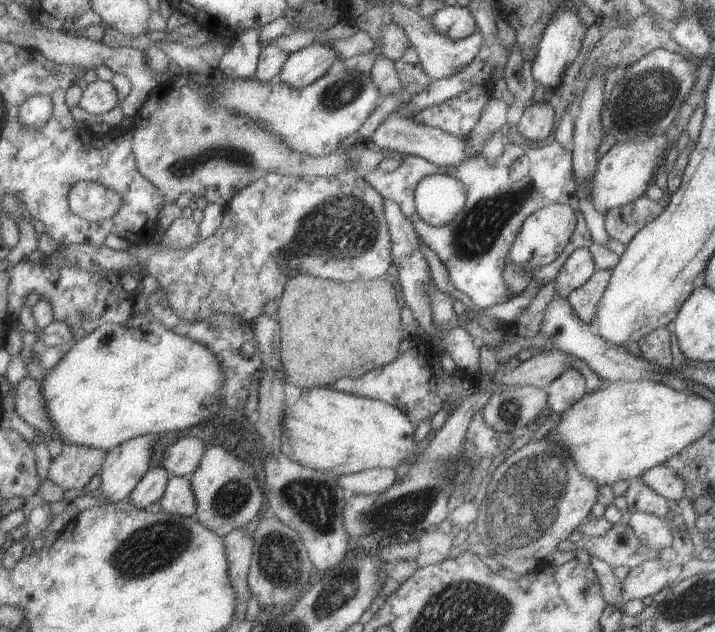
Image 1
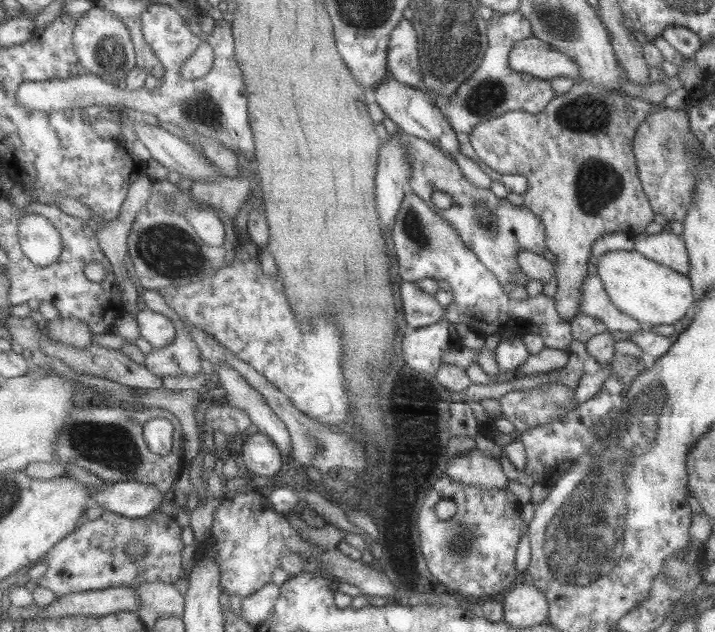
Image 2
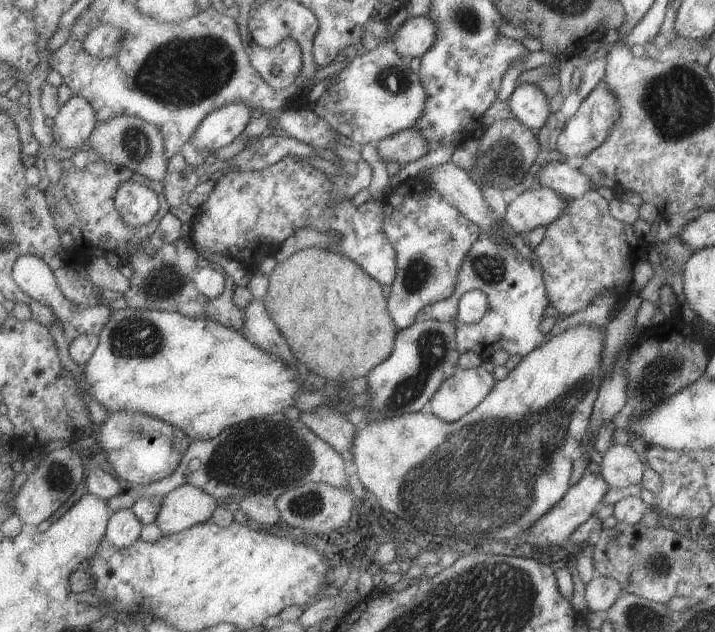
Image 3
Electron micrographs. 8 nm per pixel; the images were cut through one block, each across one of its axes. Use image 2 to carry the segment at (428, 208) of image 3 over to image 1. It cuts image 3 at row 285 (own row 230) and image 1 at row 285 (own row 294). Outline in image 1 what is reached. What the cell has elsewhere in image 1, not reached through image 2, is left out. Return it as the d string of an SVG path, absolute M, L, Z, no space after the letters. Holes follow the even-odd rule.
M556 141L543 148L508 143L504 154L495 164L491 164L485 156L479 155L461 162L459 166L445 168L432 164L425 158L407 155L401 166L393 172L377 168L367 172L364 177L382 194L385 201L393 200L401 206L403 213L415 224L422 242L447 268L452 285L471 299L474 308L486 309L495 304L509 302L514 297L505 278L507 256L510 256L511 248L514 248L523 224L535 212L551 204L561 203L571 206L578 218L576 234L560 259L533 270L533 276L539 281L540 287L549 284L551 280L558 280L563 266L575 250L580 247L588 248L592 244L587 220L579 208L579 184L574 166L573 150L565 148L561 142ZM442 173L453 176L469 186L468 200L463 211L453 218L453 222L437 228L427 224L419 216L415 206L415 188L423 178Z

